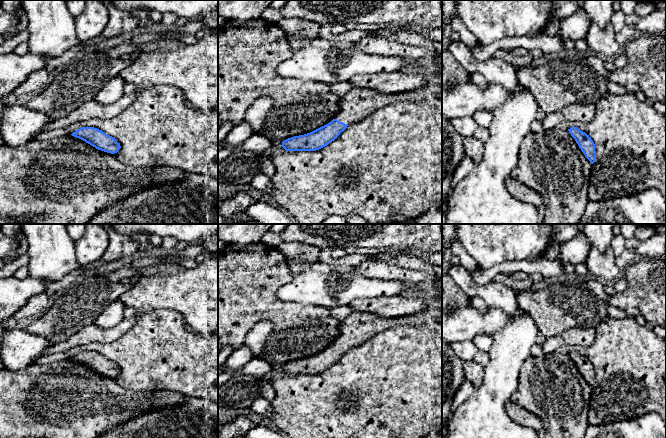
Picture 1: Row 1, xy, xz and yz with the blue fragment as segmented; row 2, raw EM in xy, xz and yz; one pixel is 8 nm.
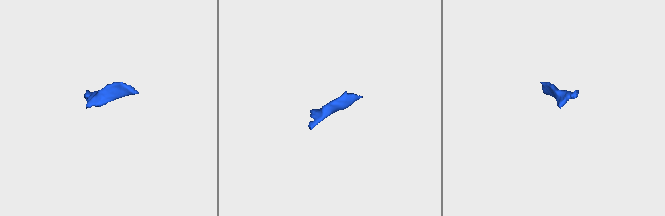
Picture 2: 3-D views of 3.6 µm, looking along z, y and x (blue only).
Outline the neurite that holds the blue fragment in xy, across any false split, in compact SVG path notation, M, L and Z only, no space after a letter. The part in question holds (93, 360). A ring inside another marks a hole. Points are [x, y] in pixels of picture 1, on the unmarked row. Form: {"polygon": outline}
{"polygon": "M81 351L71 359L107 377L115 378L121 372L115 362L94 351Z"}

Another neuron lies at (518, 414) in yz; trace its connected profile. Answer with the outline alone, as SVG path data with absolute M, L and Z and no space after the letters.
M508 401L506 403L506 411L514 422L522 426L530 427L537 432L544 428L542 421L537 416L531 414L516 403Z

